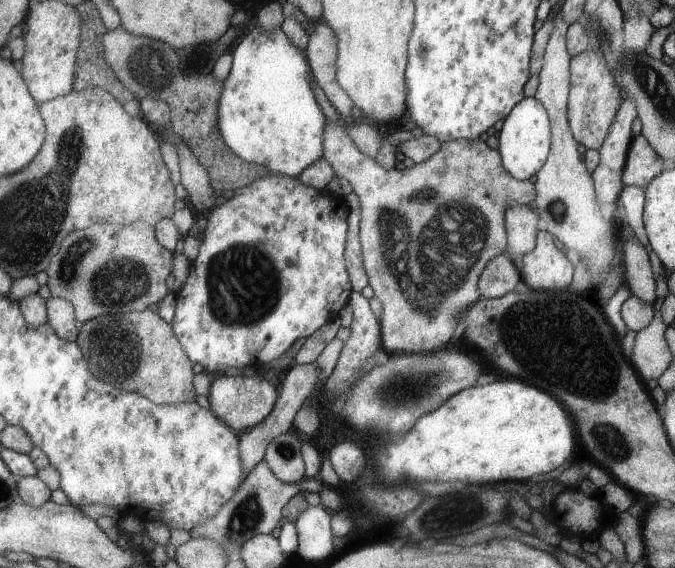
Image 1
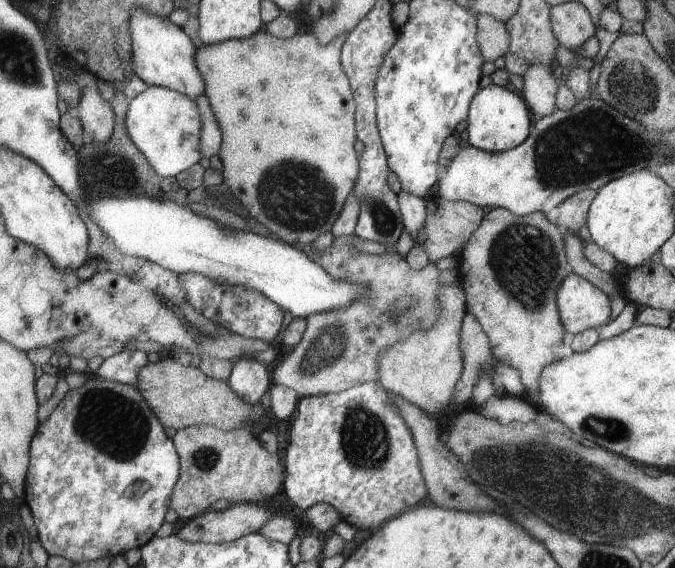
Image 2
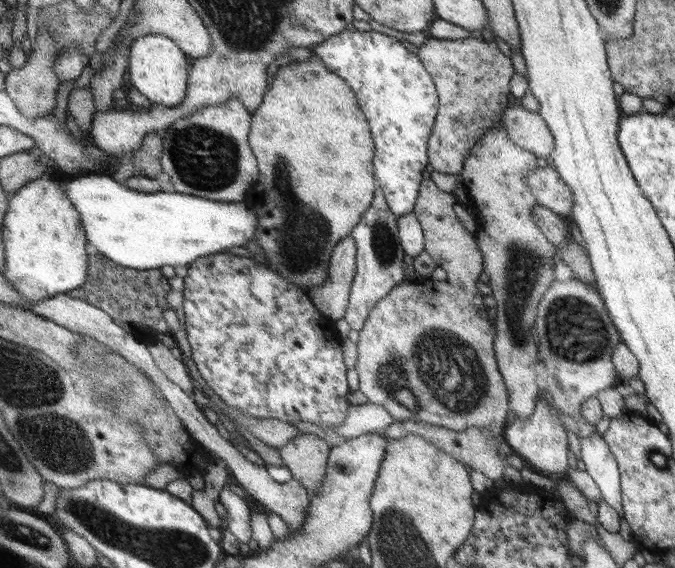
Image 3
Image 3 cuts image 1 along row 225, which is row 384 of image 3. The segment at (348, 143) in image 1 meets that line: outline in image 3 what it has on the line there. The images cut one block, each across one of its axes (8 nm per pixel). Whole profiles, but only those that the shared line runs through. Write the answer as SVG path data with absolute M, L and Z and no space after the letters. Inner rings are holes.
M422 179L421 186L418 188L418 198L414 202L413 214L421 224L424 237L424 251L433 259L438 268L446 273L443 281L433 281L431 279L421 279L416 282L399 283L397 287L391 288L378 303L375 304L374 311L370 312L369 318L363 323L361 330L358 332L358 340L356 343L356 363L354 366L355 373L358 375L358 390L365 396L367 402L382 406L391 415L394 421L415 420L421 423L433 424L435 426L443 426L443 428L454 429L455 432L463 430L467 427L487 428L487 432L491 432L493 436L503 436L505 425L505 414L509 409L509 393L506 391L505 382L502 380L501 374L498 372L497 357L494 353L493 338L497 334L487 318L487 308L483 301L483 295L475 287L478 282L479 275L482 273L482 257L476 248L474 236L463 227L463 224L457 219L453 211L455 199L451 193L445 193L431 181L431 179Z

